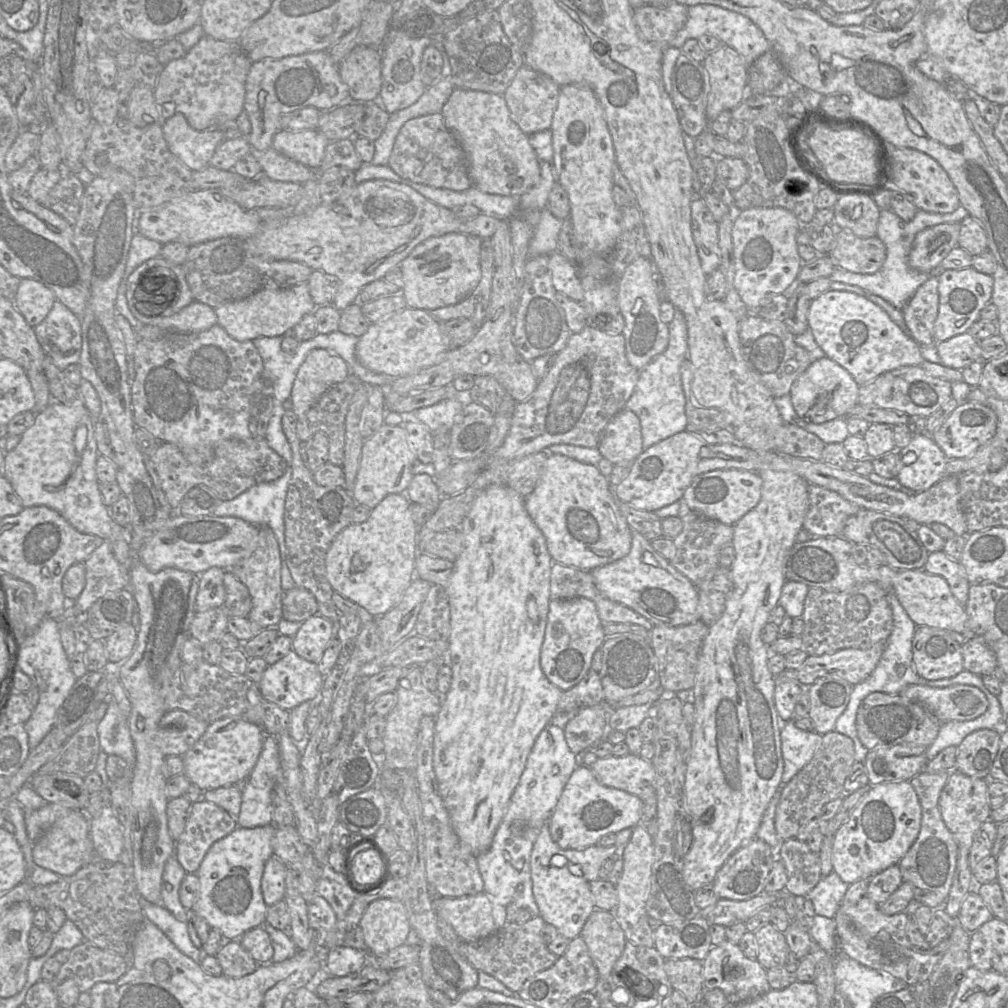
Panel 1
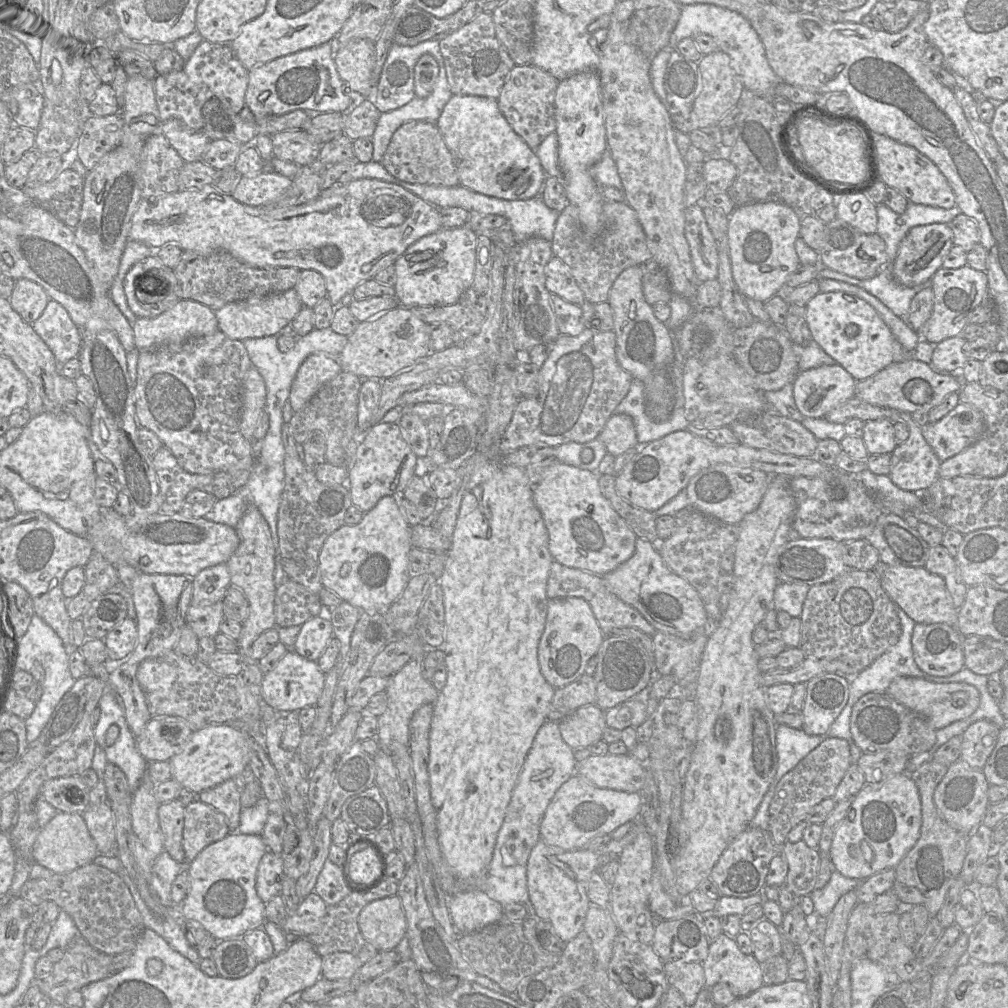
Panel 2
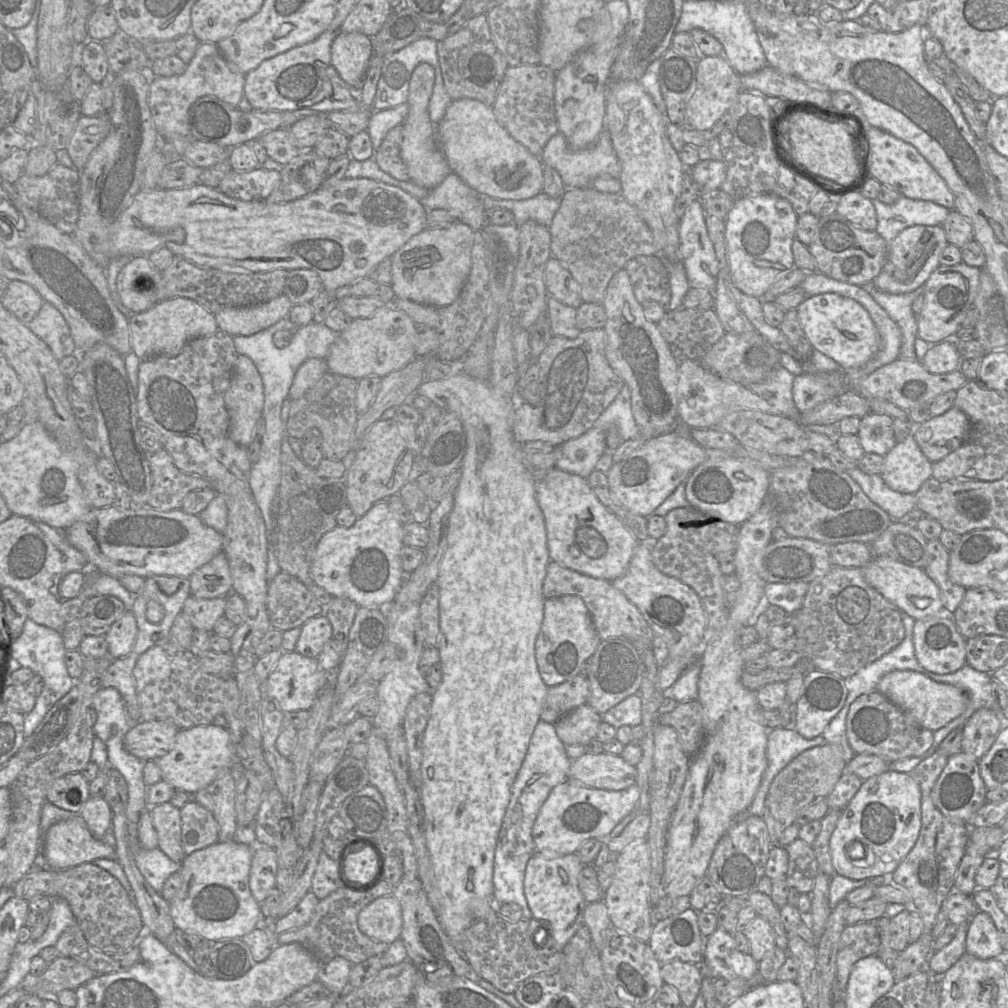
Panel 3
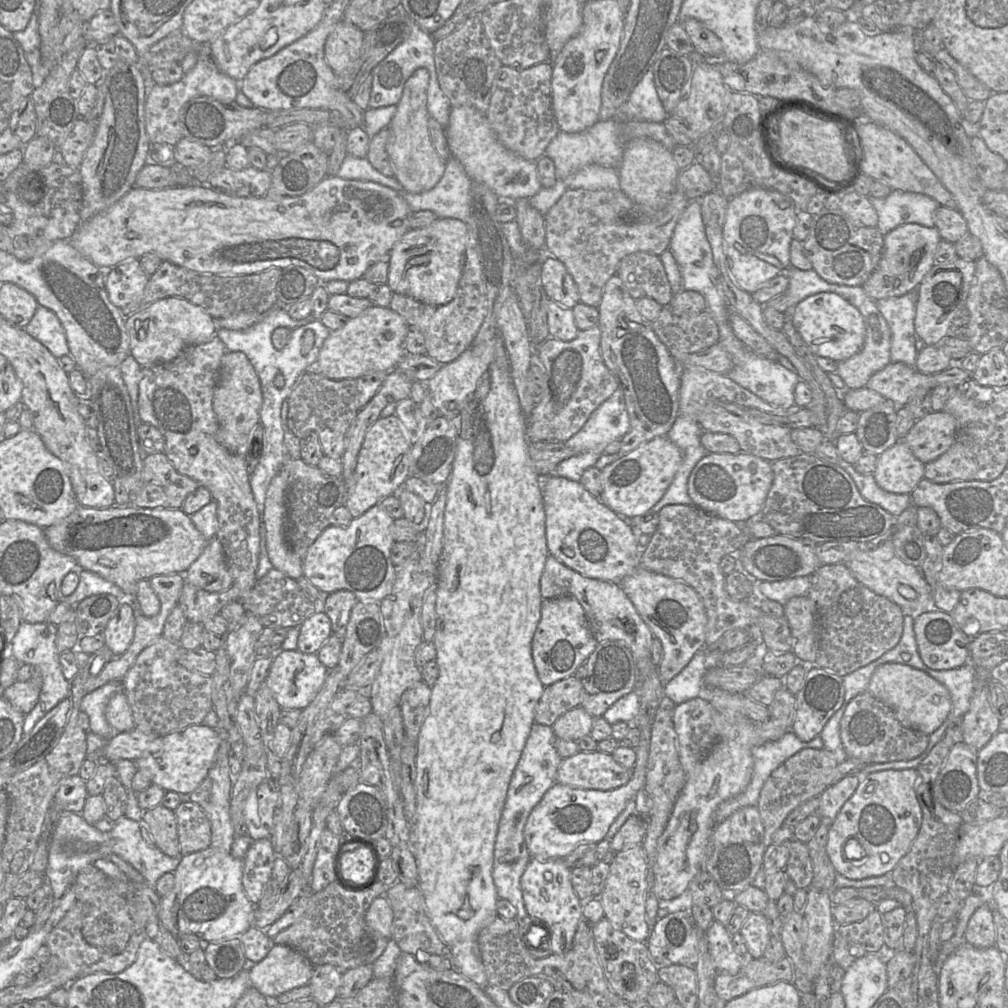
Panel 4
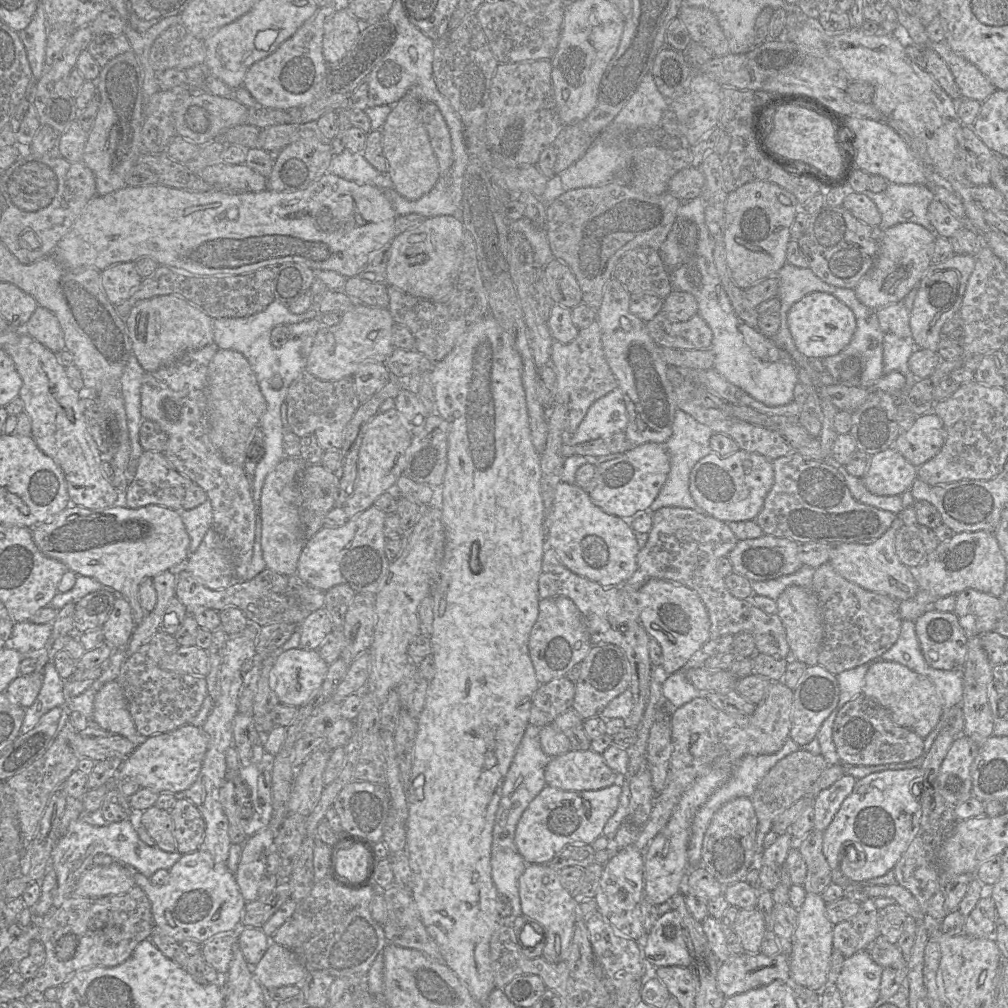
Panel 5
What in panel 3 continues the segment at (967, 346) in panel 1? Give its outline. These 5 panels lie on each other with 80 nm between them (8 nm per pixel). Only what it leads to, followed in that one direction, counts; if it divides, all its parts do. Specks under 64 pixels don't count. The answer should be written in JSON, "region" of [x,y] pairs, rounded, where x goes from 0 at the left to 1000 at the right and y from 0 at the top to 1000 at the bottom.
{"region":[[[936,337],[924,343],[914,359],[920,368],[937,371],[949,367],[954,357],[946,338]]]}

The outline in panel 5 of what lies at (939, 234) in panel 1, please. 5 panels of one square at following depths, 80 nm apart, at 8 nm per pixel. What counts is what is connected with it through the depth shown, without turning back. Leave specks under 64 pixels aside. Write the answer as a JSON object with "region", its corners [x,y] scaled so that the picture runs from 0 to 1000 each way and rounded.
{"region":[[[903,220],[892,221],[876,229],[866,263],[847,286],[851,298],[865,307],[896,298],[925,262],[928,237],[929,234],[919,226]]]}

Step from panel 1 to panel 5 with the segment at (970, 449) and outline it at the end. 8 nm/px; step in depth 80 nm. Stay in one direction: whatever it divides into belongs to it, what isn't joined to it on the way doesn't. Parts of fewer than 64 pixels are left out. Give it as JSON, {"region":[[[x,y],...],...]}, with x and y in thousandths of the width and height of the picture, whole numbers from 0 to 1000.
{"region":[[[921,409],[911,413],[902,427],[894,429],[884,444],[911,464],[933,447],[938,436],[935,417],[928,410]]]}

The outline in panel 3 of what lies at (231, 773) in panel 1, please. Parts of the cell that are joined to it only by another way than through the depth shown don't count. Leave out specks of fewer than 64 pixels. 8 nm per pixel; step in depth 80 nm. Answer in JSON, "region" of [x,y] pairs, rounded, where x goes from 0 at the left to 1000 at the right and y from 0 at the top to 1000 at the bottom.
{"region":[[[208,717],[188,723],[179,723],[171,742],[164,749],[150,755],[154,755],[159,762],[161,774],[170,778],[173,783],[192,789],[205,781],[222,764],[228,763],[235,754],[227,725],[222,721]]]}

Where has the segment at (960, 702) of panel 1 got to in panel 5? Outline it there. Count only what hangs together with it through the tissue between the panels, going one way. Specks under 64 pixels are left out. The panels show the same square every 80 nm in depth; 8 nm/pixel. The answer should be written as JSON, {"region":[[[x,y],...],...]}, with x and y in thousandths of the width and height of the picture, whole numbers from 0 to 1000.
{"region":[[[891,657],[867,658],[858,670],[855,688],[878,702],[890,719],[908,726],[915,732],[919,732],[930,719],[936,703],[936,693],[928,680],[919,671]]]}

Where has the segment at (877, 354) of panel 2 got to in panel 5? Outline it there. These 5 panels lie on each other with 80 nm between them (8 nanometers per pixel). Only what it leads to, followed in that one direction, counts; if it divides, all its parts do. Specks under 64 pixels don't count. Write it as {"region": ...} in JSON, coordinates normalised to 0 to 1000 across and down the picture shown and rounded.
{"region":[[[806,290],[791,299],[782,310],[781,320],[790,345],[803,356],[831,351],[843,340],[849,327],[846,309],[819,290]]]}

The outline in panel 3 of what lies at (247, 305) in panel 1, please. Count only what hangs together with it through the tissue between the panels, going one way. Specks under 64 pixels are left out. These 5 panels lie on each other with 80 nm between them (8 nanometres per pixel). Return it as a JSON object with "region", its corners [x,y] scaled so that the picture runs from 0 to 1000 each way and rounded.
{"region":[[[279,292],[265,300],[224,306],[212,313],[218,328],[229,333],[248,333],[286,314],[290,305],[286,295]]]}

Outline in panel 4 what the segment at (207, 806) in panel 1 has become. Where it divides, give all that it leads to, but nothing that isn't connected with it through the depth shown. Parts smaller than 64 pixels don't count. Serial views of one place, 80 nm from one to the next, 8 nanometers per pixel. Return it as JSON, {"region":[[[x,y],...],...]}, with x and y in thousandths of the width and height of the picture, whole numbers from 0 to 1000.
{"region":[[[183,795],[173,807],[176,812],[178,842],[181,849],[208,840],[209,817],[205,808],[196,798]]]}

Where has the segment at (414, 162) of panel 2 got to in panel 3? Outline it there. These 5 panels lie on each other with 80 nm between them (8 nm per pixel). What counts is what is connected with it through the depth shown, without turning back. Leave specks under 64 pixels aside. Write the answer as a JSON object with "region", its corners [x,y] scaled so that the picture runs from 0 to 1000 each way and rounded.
{"region":[[[399,124],[392,125],[382,135],[370,157],[375,165],[388,176],[397,180],[407,180],[405,168],[397,154]]]}

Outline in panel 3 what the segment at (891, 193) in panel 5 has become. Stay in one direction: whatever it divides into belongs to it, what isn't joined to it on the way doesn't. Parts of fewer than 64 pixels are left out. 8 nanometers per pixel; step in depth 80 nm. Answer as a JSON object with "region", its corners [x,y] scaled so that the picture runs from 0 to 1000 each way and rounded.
{"region":[[[894,193],[886,202],[864,198],[870,212],[868,229],[880,243],[898,226],[907,223],[935,223],[942,207],[925,199],[904,197]]]}

